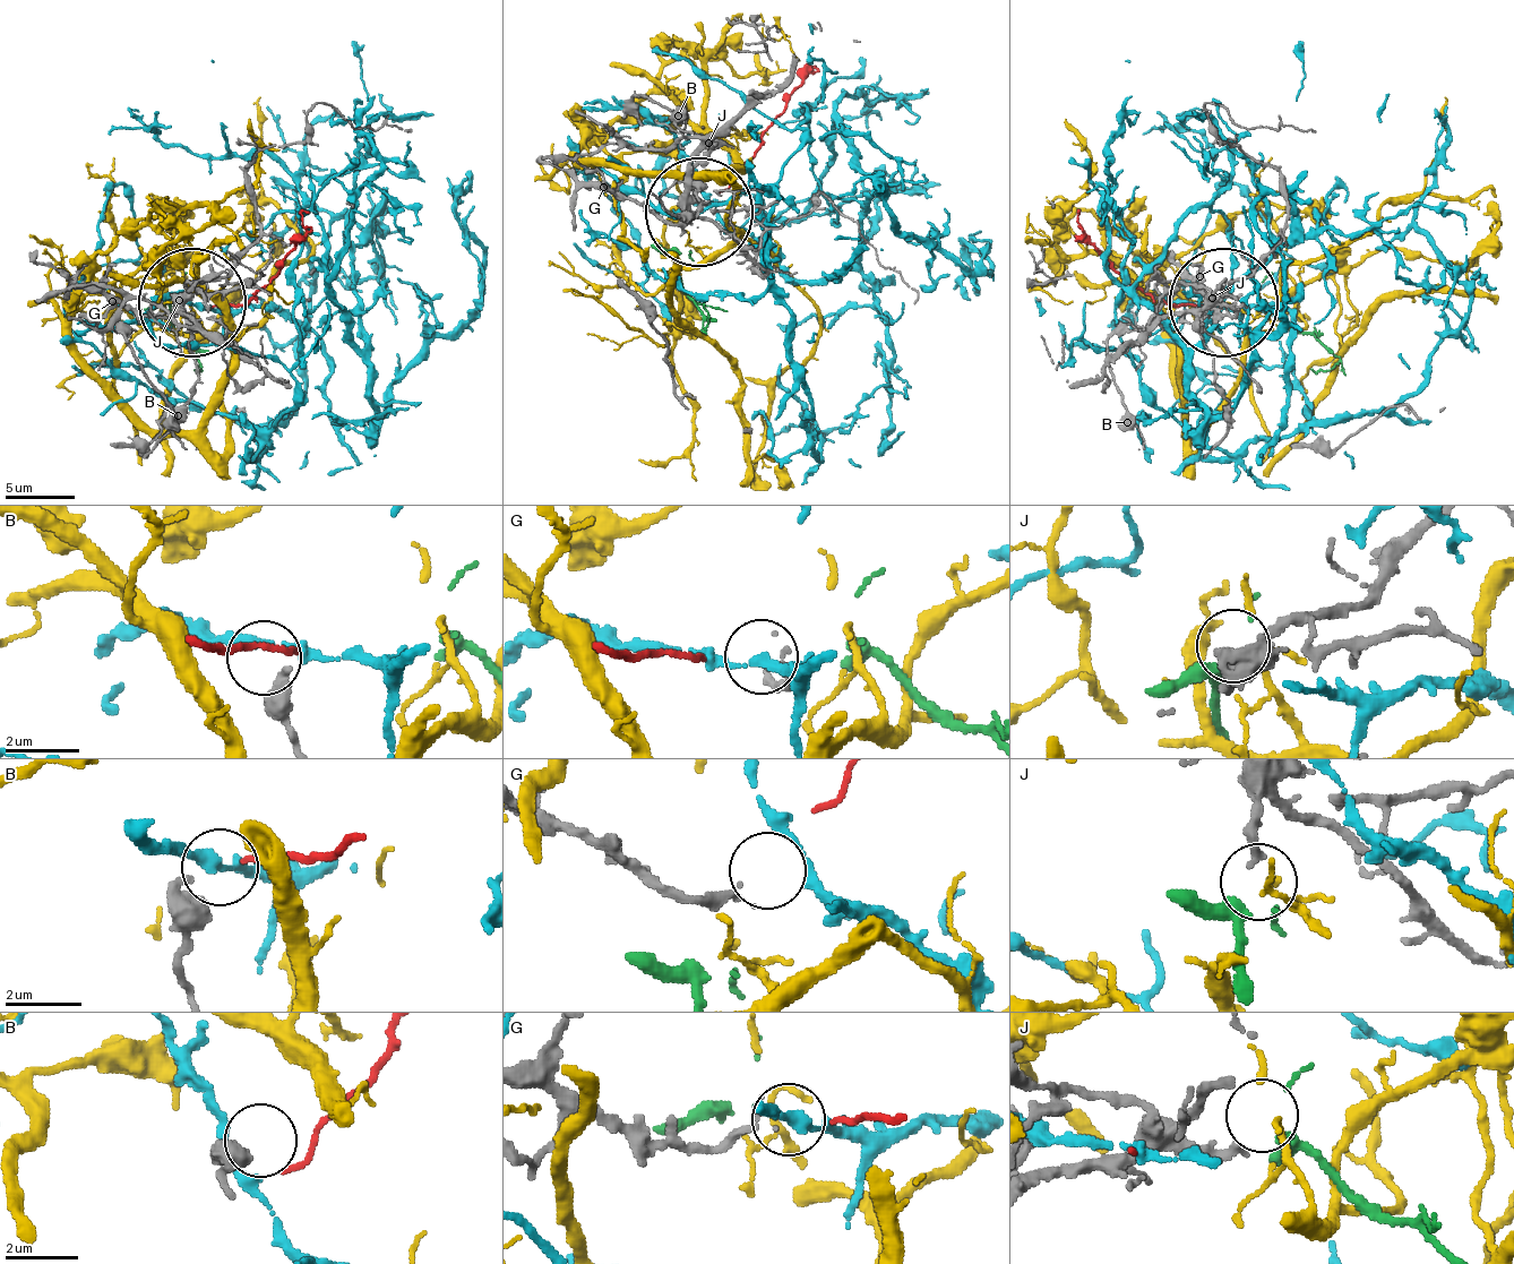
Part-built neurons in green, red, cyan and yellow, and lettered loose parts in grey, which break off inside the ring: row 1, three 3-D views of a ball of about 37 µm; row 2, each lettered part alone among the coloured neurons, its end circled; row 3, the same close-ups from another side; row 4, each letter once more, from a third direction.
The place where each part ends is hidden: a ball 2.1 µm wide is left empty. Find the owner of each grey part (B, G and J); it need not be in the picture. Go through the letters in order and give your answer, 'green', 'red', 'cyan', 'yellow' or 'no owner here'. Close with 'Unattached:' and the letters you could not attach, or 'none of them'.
B: no owner here
G: cyan
J: green
Unattached: B

